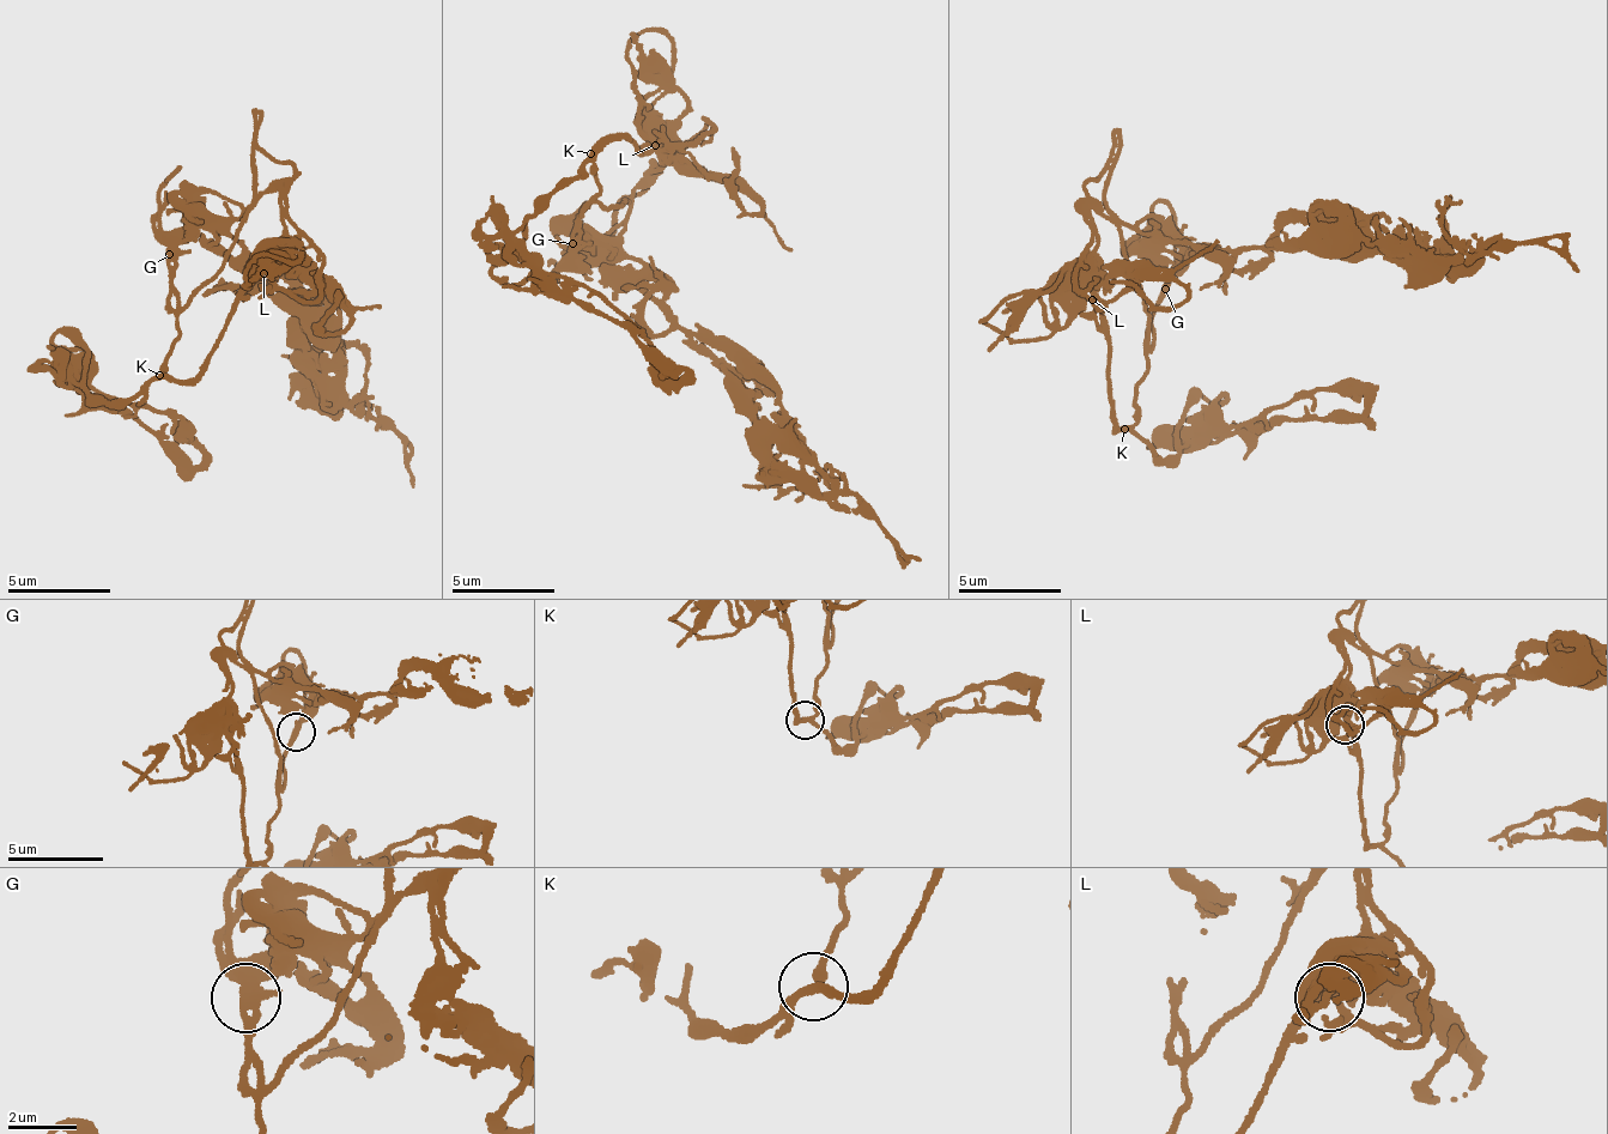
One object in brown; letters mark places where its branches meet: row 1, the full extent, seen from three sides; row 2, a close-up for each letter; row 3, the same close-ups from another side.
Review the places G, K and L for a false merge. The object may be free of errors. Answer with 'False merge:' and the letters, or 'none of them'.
False merge: none of them

